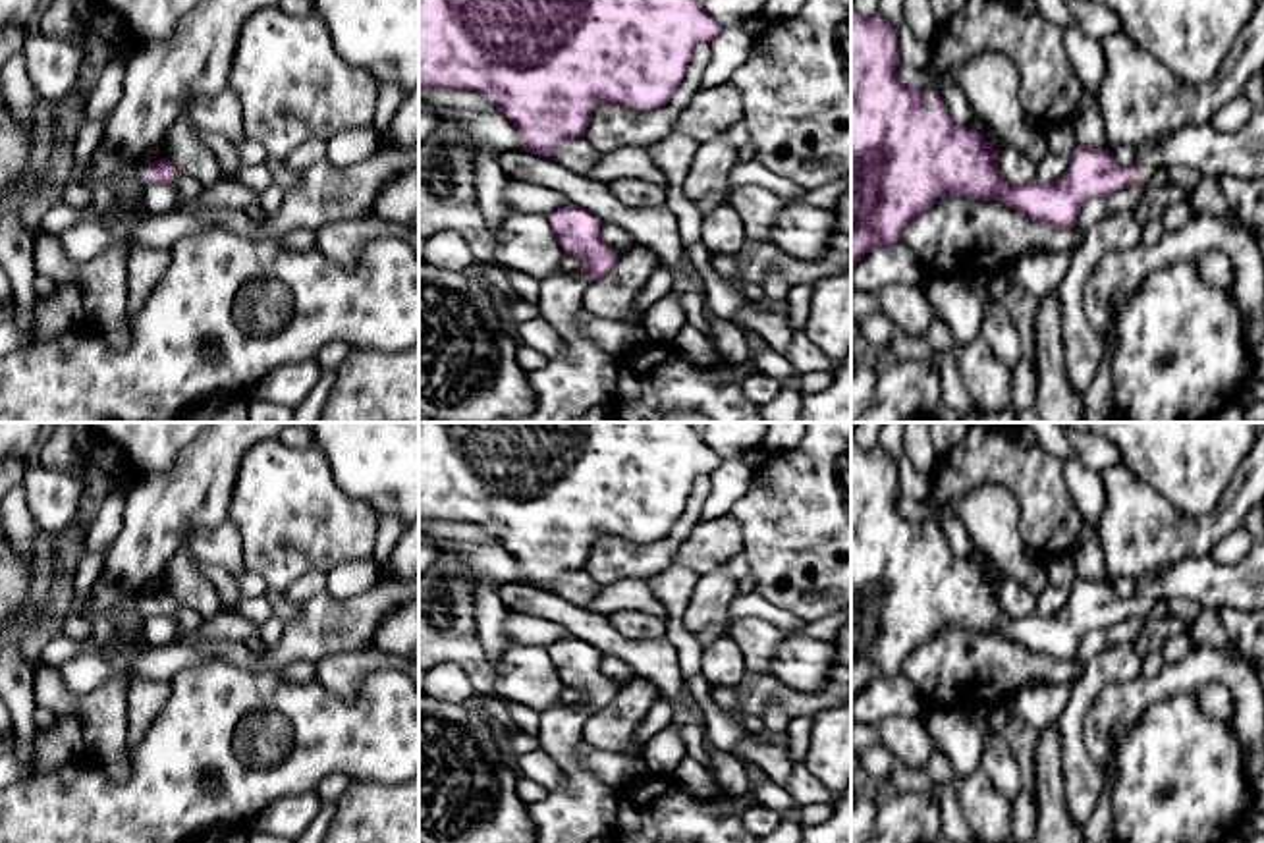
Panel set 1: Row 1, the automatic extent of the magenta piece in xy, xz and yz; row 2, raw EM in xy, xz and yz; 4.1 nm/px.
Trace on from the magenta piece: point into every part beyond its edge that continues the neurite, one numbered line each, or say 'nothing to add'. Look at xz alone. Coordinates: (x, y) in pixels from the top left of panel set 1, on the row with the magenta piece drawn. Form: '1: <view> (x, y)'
1: xz (583, 375)

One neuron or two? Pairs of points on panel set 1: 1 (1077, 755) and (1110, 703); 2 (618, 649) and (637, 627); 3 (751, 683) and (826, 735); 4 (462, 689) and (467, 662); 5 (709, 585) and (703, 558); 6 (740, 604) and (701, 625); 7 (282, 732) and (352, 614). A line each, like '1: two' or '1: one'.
1: two
2: two
3: two
4: two
5: two
6: two
7: two

